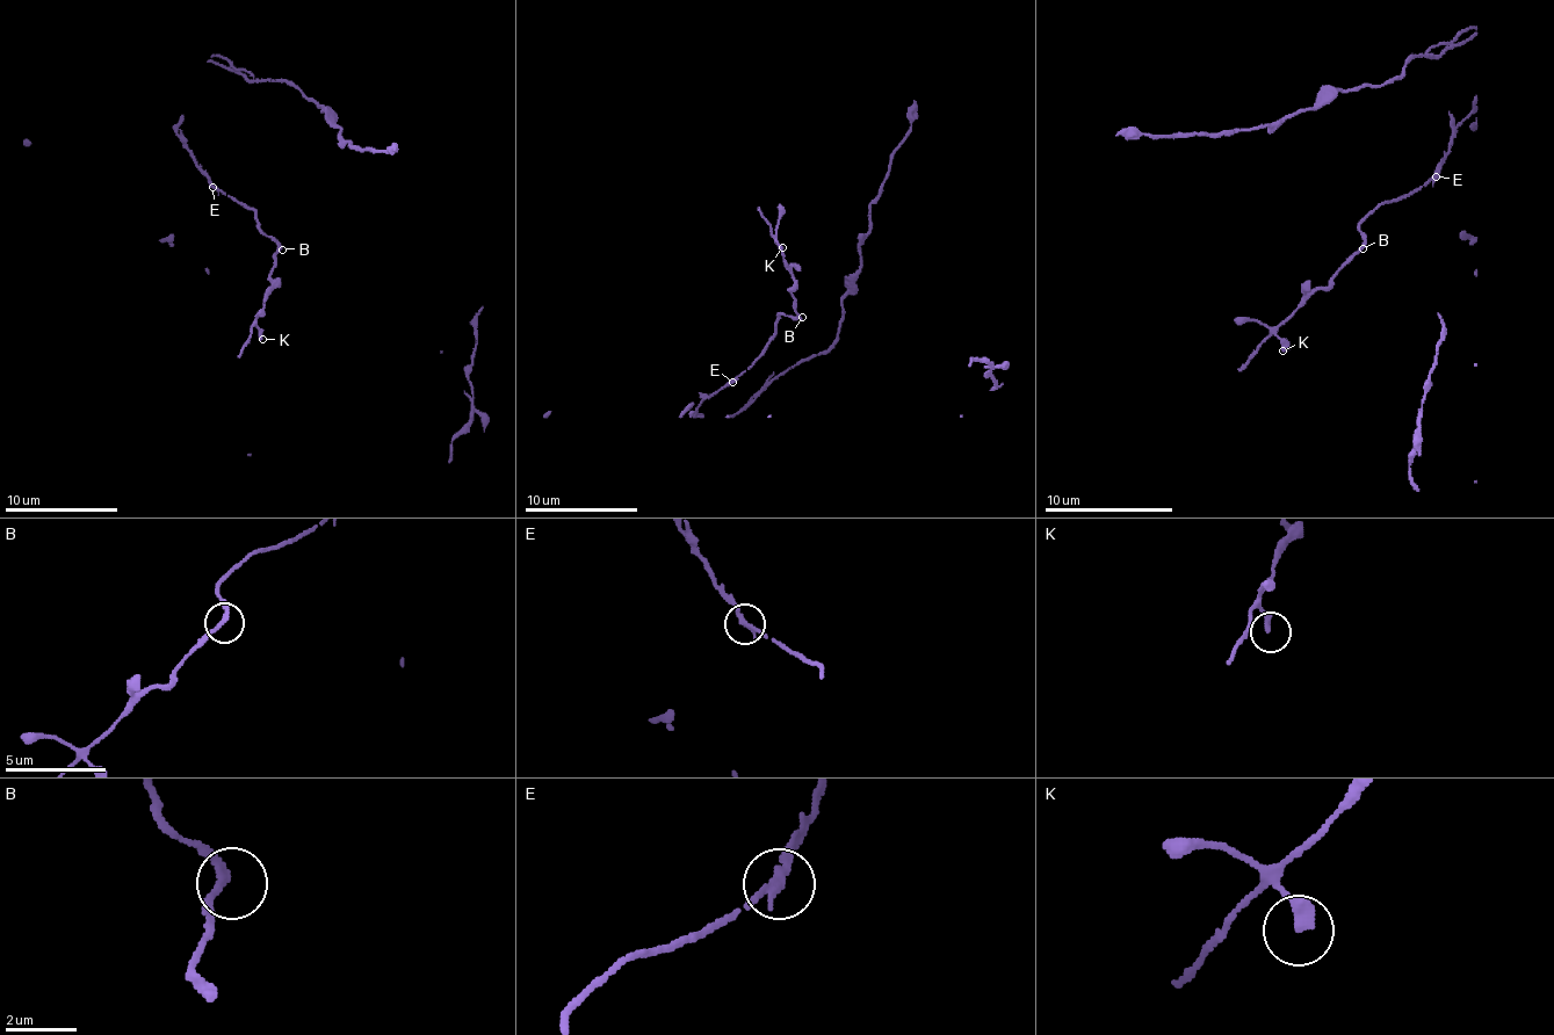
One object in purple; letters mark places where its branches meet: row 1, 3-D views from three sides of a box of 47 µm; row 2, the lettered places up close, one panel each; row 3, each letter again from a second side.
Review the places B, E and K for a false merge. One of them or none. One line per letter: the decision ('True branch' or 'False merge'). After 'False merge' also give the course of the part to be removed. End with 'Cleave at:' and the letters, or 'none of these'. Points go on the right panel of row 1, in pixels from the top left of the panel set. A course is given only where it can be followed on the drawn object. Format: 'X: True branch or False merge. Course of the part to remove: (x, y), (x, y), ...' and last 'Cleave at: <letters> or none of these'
B: True branch
E: False merge
K: True branch
Cleave at: E

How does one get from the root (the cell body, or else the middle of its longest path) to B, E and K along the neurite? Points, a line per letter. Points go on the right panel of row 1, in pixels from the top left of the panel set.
B: (1443, 158), (1440, 168), (1421, 187), (1395, 200), (1386, 200), (1360, 225), (1363, 248)
E: (1443, 158), (1437, 178)
K: (1443, 158), (1421, 187), (1386, 200), (1360, 225), (1360, 251), (1277, 328), (1283, 350)

